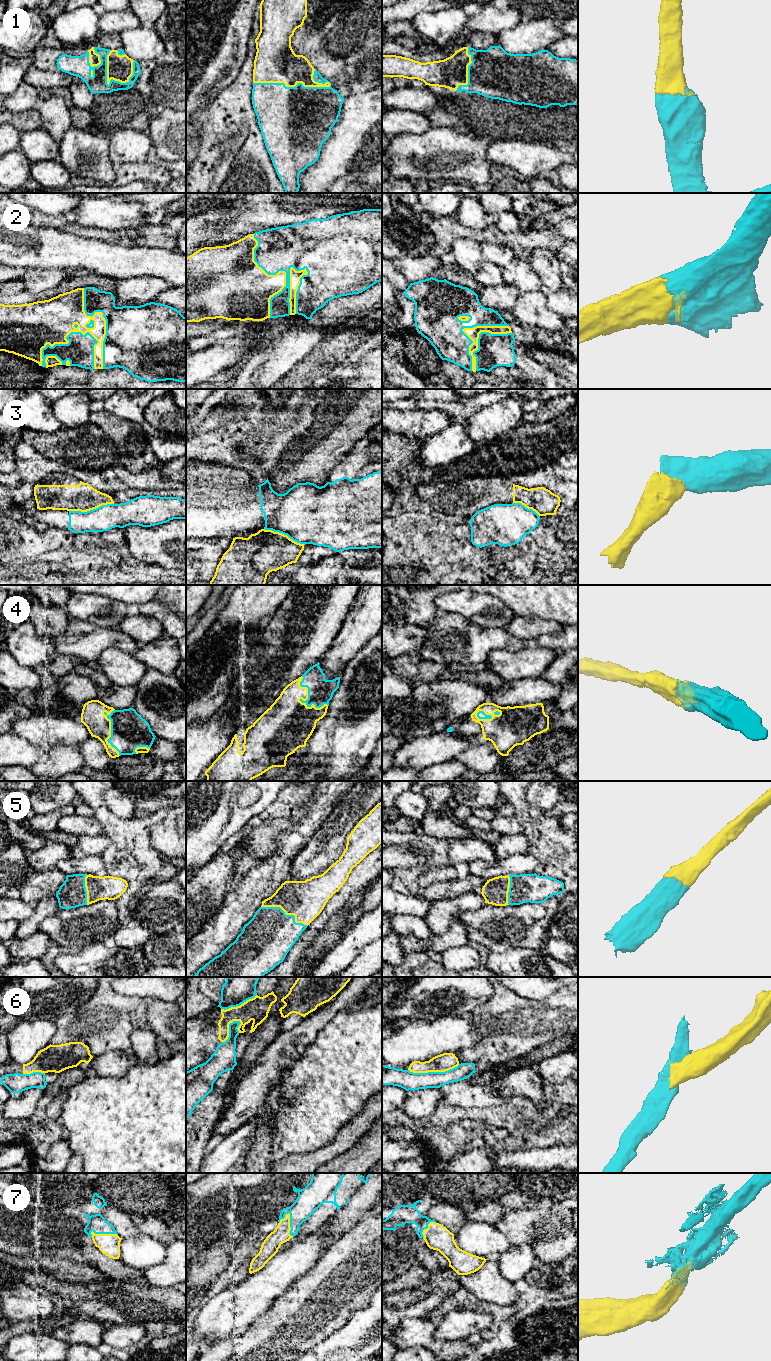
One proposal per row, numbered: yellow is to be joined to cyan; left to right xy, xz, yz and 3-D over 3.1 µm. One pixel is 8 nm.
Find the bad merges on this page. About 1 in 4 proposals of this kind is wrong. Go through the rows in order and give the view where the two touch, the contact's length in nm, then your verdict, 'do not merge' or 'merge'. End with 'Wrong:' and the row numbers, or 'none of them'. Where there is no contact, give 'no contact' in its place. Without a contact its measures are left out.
1: xz | 600 nm | merge
2: yz | 460 nm | merge
3: xy | 360 nm | do not merge
4: xz | 320 nm | merge
5: xz | 400 nm | merge
6: yz | 420 nm | do not merge
7: xz | 200 nm | merge
Wrong: 3, 6

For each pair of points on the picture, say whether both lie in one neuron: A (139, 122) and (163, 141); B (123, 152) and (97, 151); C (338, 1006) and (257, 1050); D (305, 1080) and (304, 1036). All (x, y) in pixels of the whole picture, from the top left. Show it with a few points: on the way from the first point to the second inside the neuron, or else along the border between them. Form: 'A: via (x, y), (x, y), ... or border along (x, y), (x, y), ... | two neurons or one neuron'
A: border along (157, 115), (151, 121), (147, 131) | two neurons
B: border along (108, 137), (109, 158), (115, 164) | two neurons
C: border along (269, 1044), (263, 1052) | two neurons
D: border along (318, 1031), (315, 1038), (289, 1068) | two neurons

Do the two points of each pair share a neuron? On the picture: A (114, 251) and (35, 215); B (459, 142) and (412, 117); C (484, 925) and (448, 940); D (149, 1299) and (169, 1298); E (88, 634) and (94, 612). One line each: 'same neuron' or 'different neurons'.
A: different neurons
B: different neurons
C: different neurons
D: same neuron
E: different neurons

